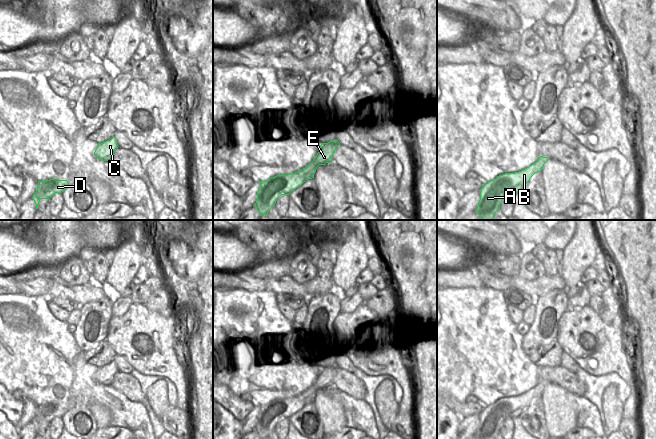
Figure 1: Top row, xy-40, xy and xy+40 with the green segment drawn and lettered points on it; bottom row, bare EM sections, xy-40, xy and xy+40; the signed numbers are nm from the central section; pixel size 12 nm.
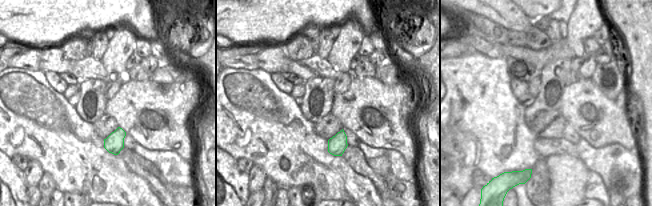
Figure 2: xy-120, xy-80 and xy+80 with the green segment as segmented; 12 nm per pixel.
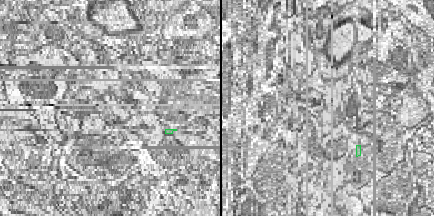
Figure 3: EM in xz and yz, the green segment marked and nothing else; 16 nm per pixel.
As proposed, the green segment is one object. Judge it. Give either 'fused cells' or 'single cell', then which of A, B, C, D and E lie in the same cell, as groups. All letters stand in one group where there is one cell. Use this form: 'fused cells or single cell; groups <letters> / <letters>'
single cell; groups A B C D E

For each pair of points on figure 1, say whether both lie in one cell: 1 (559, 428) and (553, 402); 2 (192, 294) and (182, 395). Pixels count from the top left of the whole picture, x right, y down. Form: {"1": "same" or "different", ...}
{"1": "same", "2": "different"}

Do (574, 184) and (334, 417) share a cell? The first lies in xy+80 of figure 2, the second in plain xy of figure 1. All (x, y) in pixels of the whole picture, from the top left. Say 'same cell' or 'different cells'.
same cell

